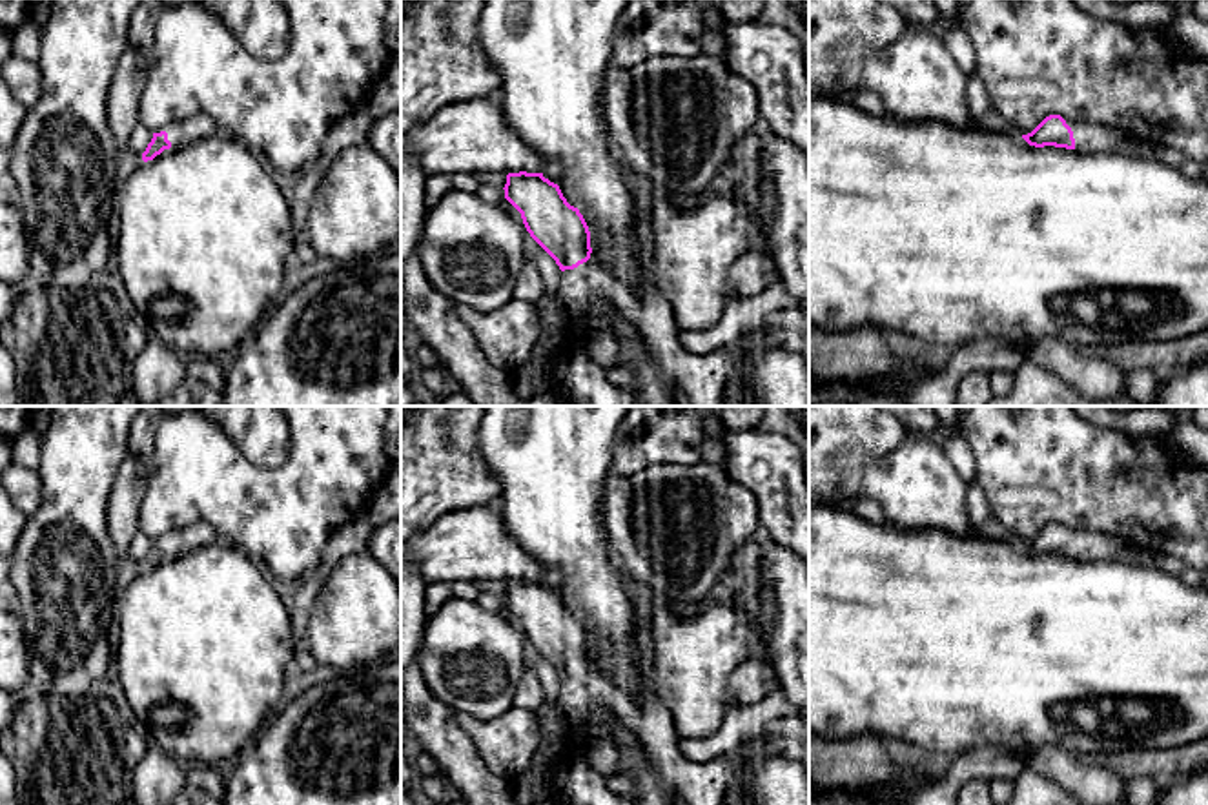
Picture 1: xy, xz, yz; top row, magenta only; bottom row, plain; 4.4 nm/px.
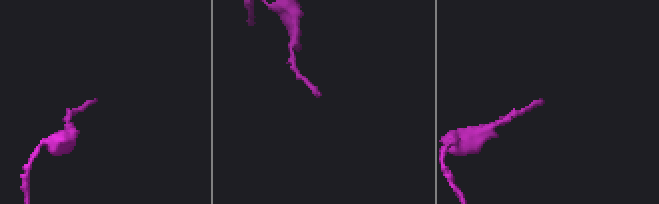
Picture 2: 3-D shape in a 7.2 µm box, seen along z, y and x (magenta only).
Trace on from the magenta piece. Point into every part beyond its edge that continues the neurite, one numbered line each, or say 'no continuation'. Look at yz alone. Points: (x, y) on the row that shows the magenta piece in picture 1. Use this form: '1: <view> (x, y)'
1: yz (1088, 137)

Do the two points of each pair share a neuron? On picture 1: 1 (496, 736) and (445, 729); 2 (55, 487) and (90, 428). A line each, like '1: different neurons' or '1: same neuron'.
1: different neurons
2: same neuron

